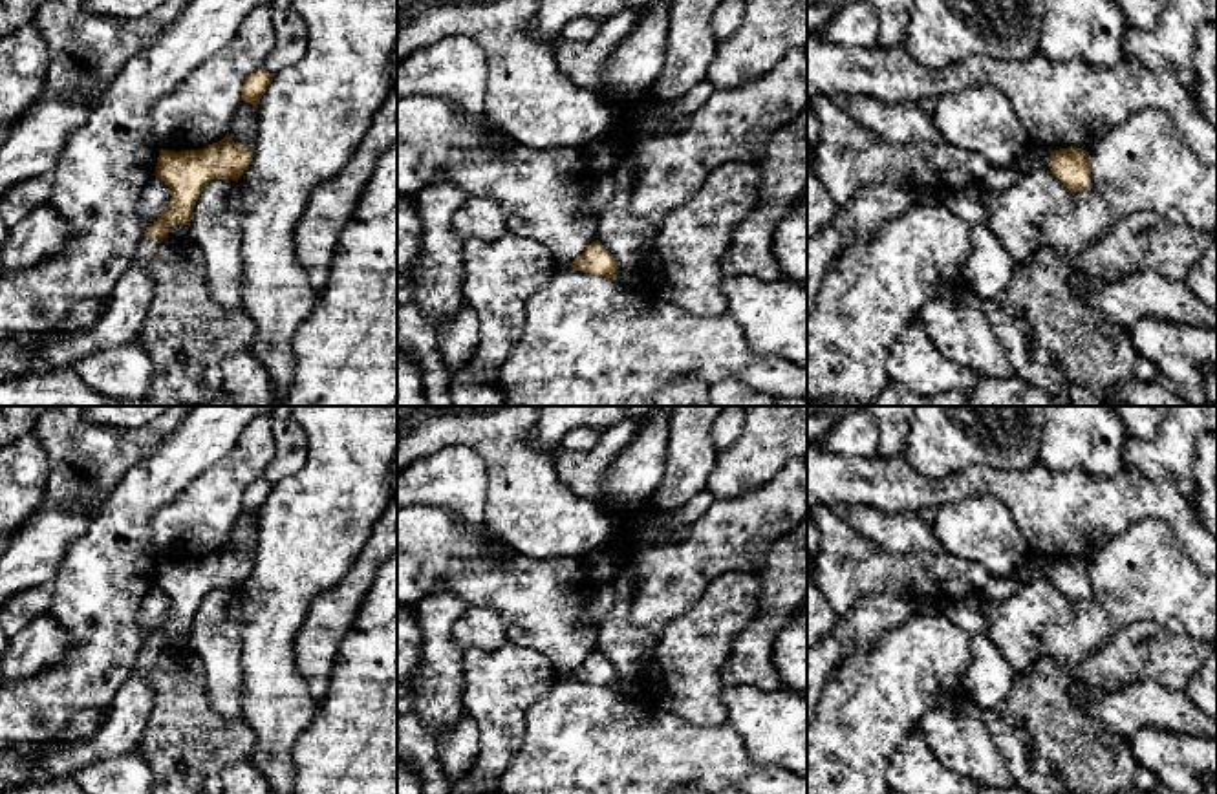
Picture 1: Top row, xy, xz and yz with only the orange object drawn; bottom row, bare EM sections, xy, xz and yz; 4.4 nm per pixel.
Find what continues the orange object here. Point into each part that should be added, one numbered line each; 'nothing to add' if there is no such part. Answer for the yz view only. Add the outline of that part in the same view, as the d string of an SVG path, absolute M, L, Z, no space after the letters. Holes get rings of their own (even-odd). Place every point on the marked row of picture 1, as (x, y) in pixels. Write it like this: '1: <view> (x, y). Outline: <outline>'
nothing to add

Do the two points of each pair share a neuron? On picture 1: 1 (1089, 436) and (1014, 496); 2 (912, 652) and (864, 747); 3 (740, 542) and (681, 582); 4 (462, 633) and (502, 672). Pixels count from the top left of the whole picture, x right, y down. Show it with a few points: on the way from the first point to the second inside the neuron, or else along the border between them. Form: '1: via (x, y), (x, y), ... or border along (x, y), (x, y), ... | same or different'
1: border along (1038, 461), (1056, 471), (1086, 471), (1091, 476) | different
2: via (901, 675), (864, 712), (864, 723) | same
3: via (725, 542), (696, 568) | same
4: border along (507, 641), (495, 650), (465, 648), (462, 652) | different

